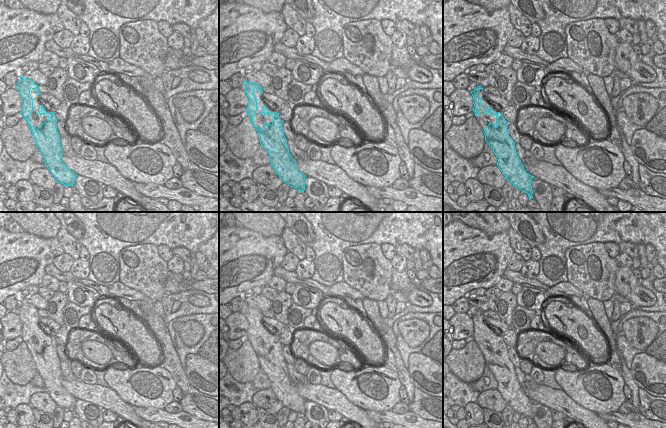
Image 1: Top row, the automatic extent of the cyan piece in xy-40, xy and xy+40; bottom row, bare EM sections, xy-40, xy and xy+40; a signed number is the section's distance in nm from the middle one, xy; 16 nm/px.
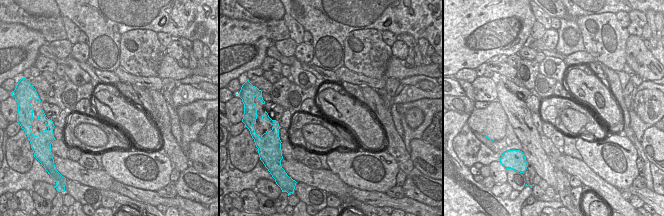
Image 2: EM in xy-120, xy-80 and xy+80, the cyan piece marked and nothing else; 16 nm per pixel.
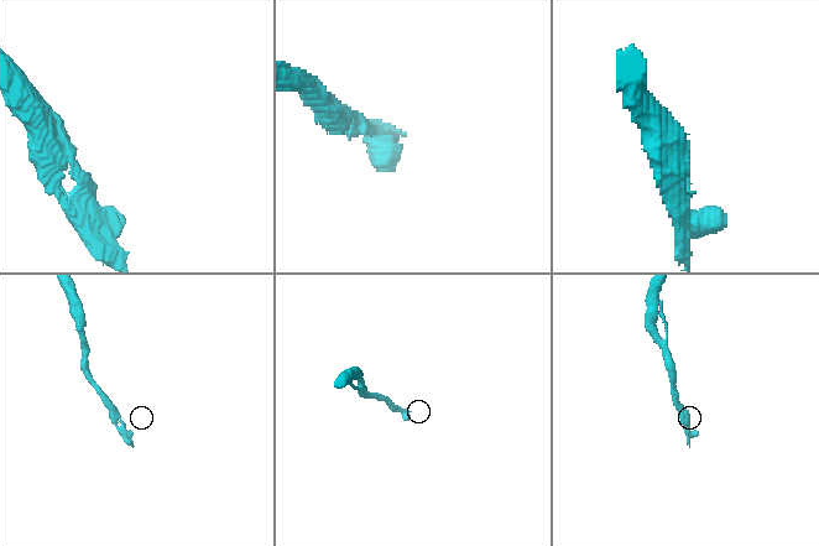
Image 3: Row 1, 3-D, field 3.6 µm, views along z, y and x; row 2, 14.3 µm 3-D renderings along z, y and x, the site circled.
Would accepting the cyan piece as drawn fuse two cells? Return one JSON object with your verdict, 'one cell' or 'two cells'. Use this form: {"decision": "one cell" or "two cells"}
{"decision": "two cells"}

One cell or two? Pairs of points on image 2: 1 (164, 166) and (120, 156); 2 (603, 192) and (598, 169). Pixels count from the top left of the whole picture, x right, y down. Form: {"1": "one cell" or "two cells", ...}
{"1": "one cell", "2": "two cells"}

